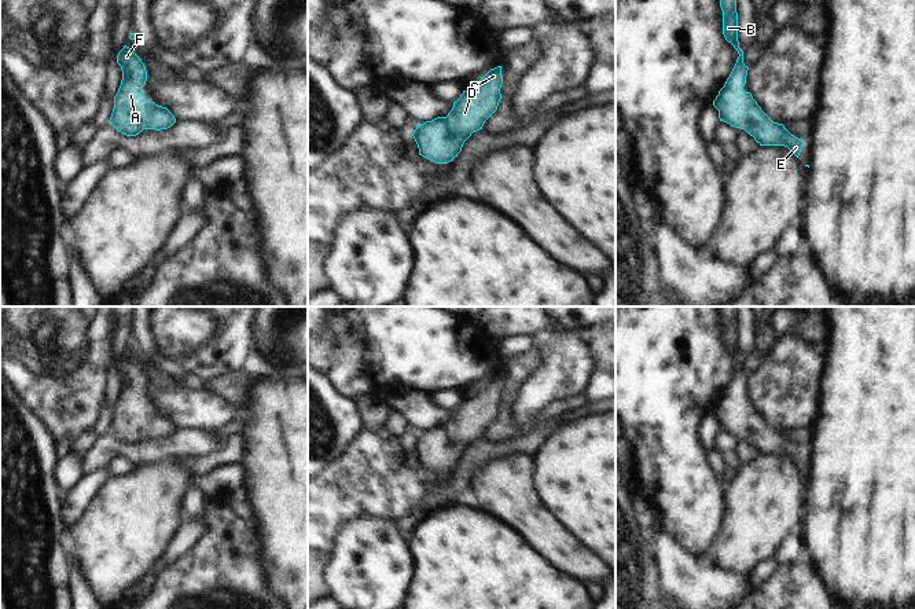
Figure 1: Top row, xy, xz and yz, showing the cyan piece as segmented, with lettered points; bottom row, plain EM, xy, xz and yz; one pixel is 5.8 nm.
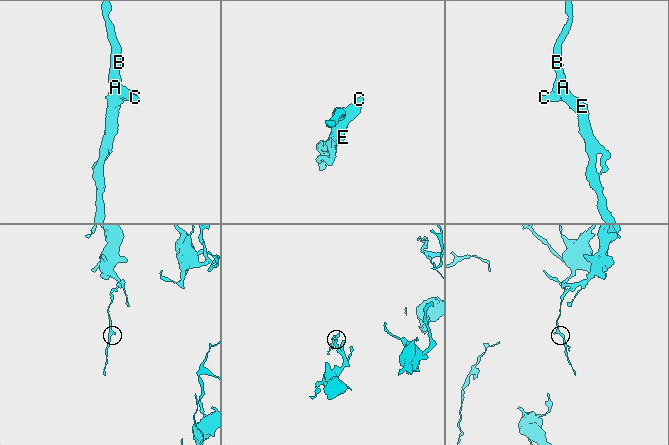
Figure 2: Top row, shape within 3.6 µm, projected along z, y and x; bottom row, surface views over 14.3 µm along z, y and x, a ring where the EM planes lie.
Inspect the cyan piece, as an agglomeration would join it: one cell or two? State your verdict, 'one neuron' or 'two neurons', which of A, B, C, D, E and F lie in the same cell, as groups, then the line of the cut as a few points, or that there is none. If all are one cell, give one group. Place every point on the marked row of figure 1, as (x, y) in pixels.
one neuron; A B C D E F; no cut

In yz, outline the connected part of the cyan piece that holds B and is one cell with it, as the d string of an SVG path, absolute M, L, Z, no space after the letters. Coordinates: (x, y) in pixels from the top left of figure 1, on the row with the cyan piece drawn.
M720 0L720 7L723 34L739 54L730 77L713 100L720 121L745 129L760 146L784 146L798 158L805 142L791 135L783 124L773 122L752 93L743 91L749 67L743 63L743 51L738 41L736 0Z

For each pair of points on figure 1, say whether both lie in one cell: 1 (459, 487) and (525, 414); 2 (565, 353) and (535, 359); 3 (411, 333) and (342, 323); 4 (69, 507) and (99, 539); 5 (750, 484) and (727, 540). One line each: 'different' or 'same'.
1: different
2: different
3: same
4: different
5: same

